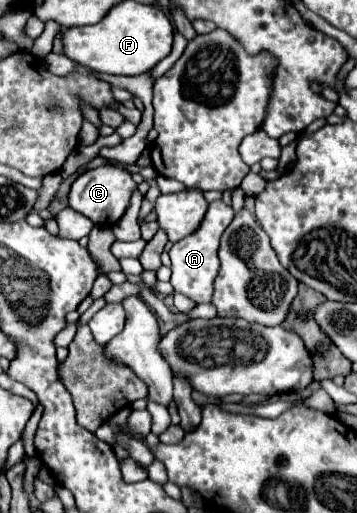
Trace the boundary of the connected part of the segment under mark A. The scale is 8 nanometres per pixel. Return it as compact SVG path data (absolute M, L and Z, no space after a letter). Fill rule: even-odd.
M215 200L209 204L209 210L205 214L205 220L201 222L201 226L197 228L197 232L193 232L191 236L179 240L177 244L173 244L173 248L169 250L171 256L171 284L175 288L175 292L181 292L185 296L189 296L191 300L199 302L211 302L213 296L213 280L219 272L219 258L217 258L217 248L219 248L219 238L225 232L225 228L231 224L233 220L233 210L231 206L227 206L223 200Z

